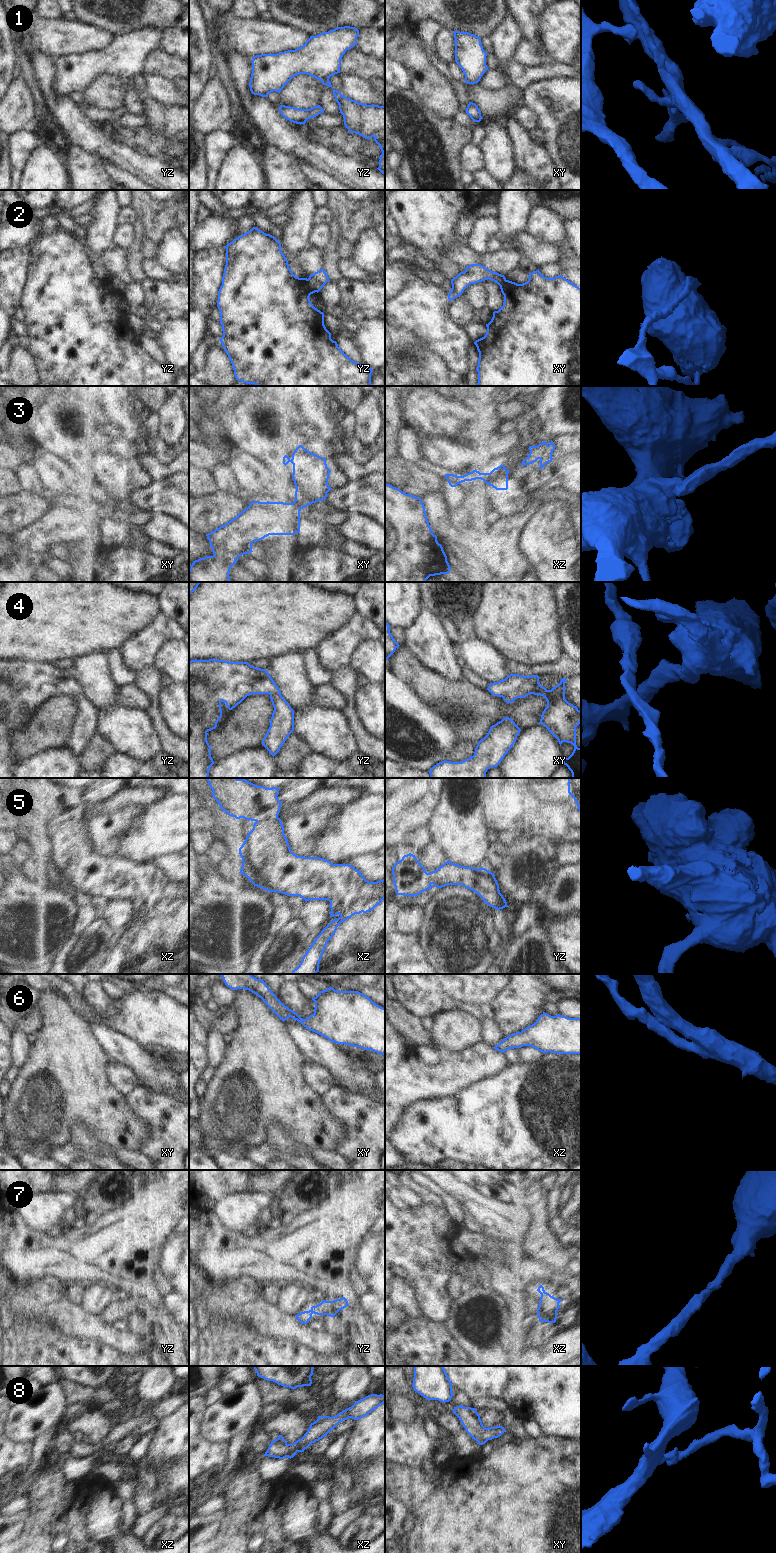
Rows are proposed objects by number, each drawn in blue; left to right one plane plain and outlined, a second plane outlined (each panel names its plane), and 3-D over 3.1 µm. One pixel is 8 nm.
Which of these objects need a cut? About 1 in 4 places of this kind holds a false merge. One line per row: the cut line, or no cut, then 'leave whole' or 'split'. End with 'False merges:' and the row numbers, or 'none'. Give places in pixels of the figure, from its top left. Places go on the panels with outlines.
1: no cut; leave whole
2: cut in yz along (307, 279), (308, 284), (315, 291); split
3: cut in xz along (489, 473), (493, 486); split
4: no cut; leave whole
5: no cut; leave whole
6: no cut; leave whole
7: no cut; leave whole
8: no cut; leave whole
False merges: 2, 3

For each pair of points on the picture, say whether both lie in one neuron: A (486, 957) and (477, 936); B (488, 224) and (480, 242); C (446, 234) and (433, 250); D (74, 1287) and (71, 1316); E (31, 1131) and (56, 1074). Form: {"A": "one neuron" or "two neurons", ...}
{"A": "one neuron", "B": "one neuron", "C": "one neuron", "D": "two neurons", "E": "one neuron"}

